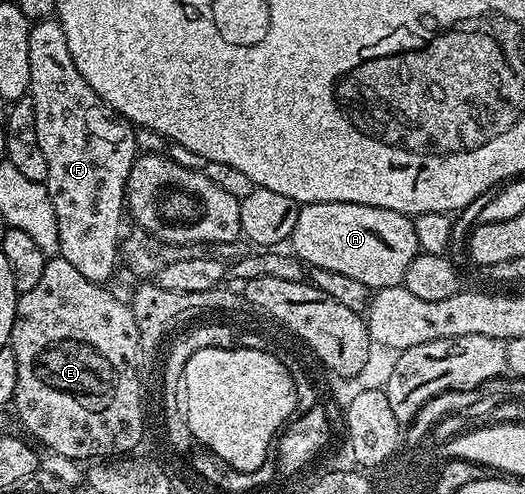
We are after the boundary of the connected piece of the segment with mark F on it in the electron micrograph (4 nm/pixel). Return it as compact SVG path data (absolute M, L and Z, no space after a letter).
M46 19L36 22L30 28L29 42L27 43L29 57L31 59L31 83L27 94L28 100L33 102L35 107L35 135L39 135L39 147L43 147L43 155L47 155L47 179L43 182L46 191L51 195L51 203L55 207L55 219L59 223L59 255L75 267L75 271L80 271L84 277L98 283L109 283L116 271L119 269L119 246L123 241L121 233L121 216L124 218L127 213L127 202L125 199L125 184L131 175L133 162L139 156L139 146L137 143L137 129L132 121L125 120L124 117L113 112L101 96L93 90L91 83L79 75L79 67L75 67L75 59L71 59L71 47L67 47L67 35L63 31L61 22L56 19Z

